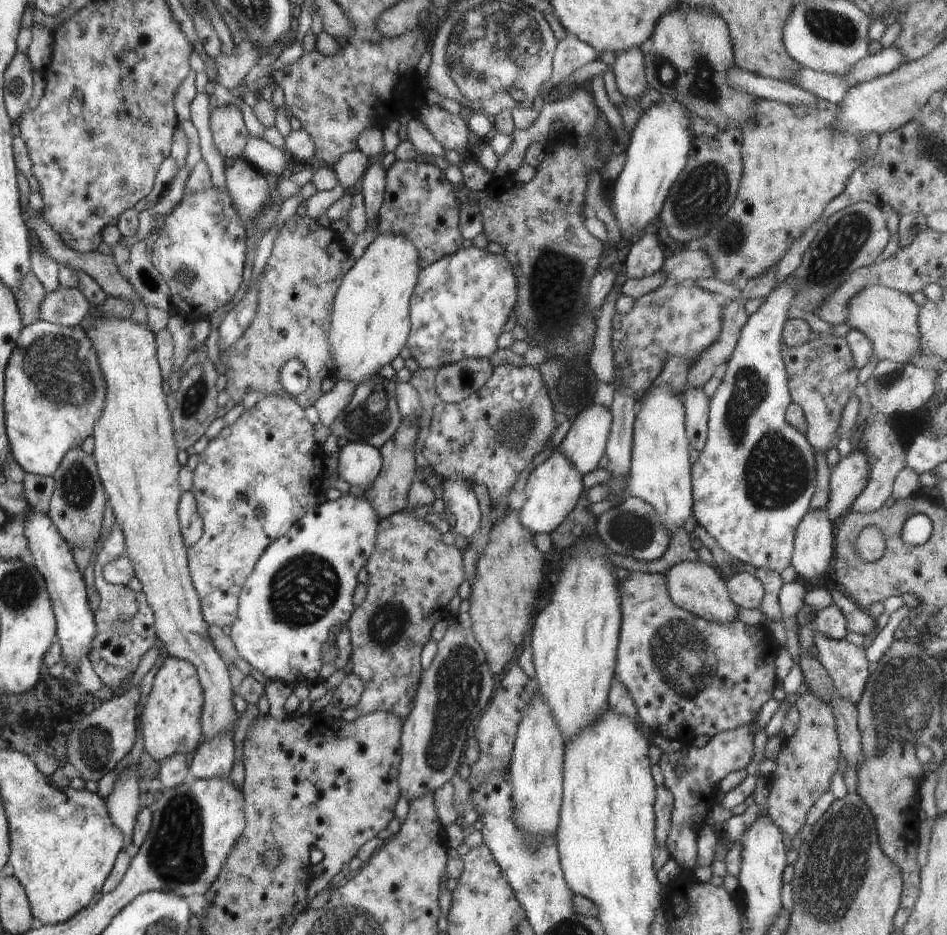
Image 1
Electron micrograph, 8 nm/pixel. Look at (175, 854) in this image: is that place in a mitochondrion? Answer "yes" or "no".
yes

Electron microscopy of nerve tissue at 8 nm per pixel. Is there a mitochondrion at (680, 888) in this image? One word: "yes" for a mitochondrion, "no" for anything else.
no

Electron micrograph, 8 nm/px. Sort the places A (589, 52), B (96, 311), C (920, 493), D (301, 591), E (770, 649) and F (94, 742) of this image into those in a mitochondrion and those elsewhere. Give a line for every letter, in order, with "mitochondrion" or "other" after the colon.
A: other
B: other
C: other
D: mitochondrion
E: other
F: mitochondrion

